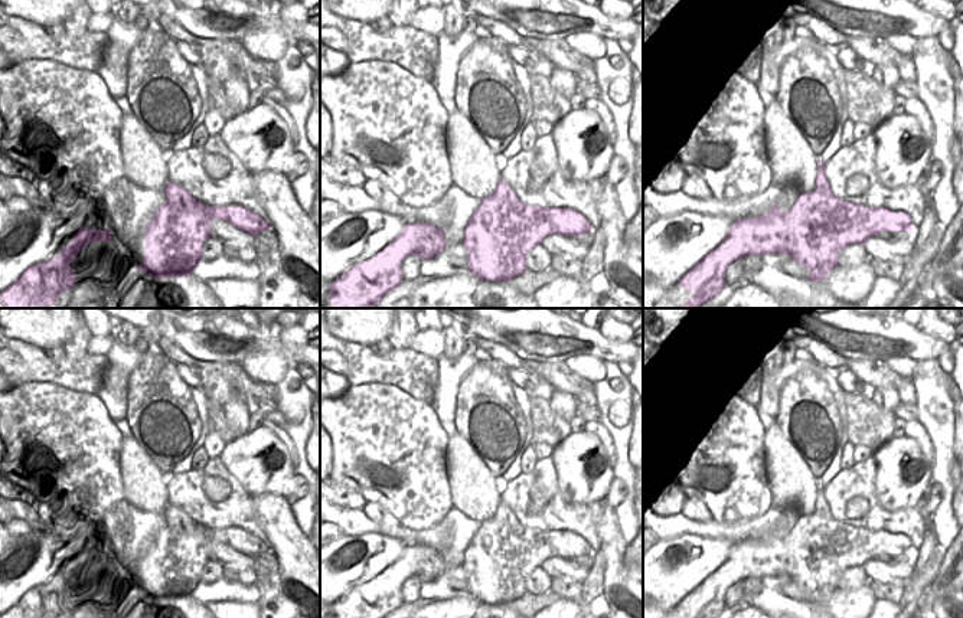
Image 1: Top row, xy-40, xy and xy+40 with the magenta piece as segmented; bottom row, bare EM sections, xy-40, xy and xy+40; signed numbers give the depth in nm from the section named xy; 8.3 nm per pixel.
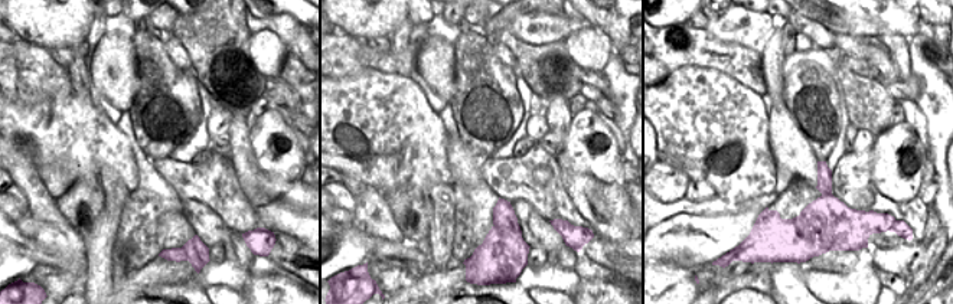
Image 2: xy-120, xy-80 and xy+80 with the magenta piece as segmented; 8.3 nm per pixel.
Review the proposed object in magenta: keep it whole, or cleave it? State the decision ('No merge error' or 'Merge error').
Merge error.

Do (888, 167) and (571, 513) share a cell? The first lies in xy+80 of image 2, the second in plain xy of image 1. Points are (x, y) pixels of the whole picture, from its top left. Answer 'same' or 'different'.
different

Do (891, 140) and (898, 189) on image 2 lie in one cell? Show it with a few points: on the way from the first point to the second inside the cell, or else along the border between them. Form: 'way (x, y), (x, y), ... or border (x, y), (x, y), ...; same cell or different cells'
way (894, 152), (898, 177); same cell

